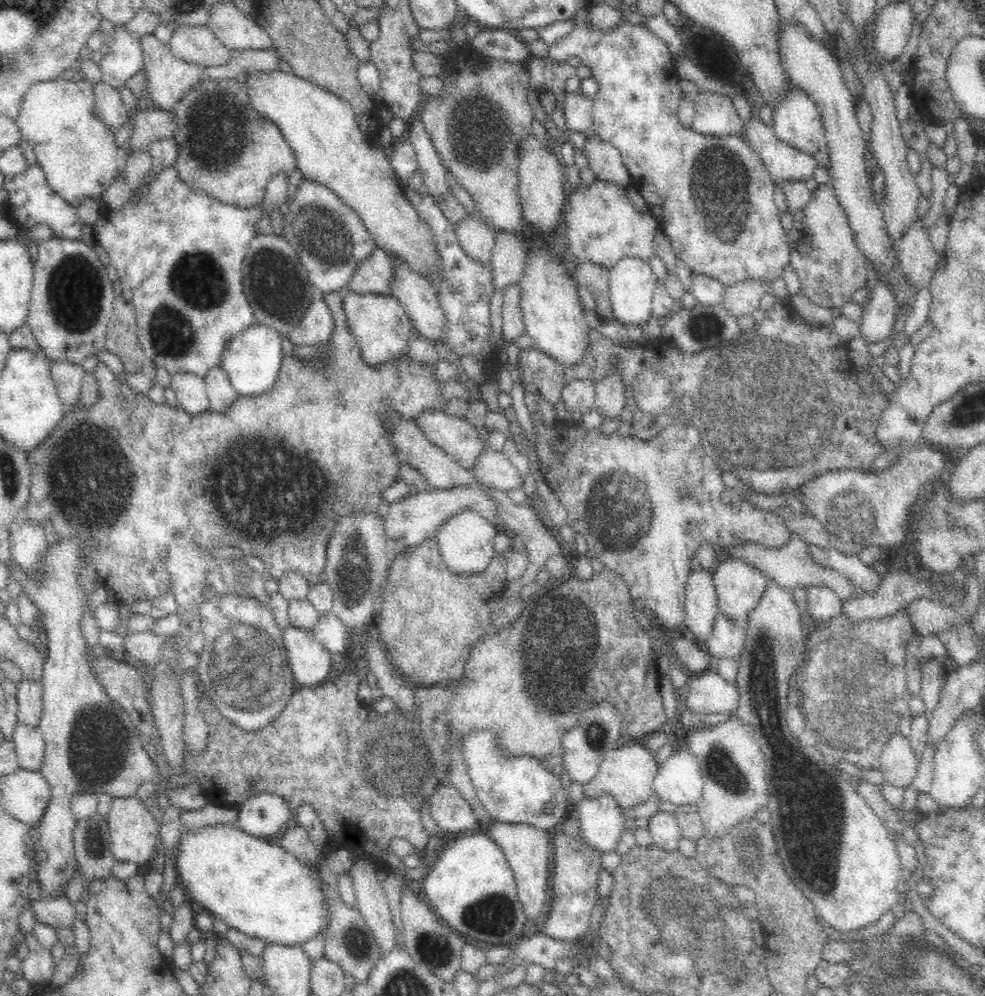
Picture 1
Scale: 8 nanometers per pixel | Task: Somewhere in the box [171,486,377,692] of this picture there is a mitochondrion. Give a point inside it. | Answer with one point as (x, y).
(353, 570)

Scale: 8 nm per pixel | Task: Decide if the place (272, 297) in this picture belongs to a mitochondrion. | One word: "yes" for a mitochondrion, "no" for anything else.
yes

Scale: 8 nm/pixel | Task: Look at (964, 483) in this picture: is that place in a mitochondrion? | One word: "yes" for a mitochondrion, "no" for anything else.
no

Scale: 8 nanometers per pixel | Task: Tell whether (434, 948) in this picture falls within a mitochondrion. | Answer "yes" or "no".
yes

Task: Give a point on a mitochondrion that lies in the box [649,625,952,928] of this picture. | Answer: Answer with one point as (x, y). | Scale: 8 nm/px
(817, 819)

